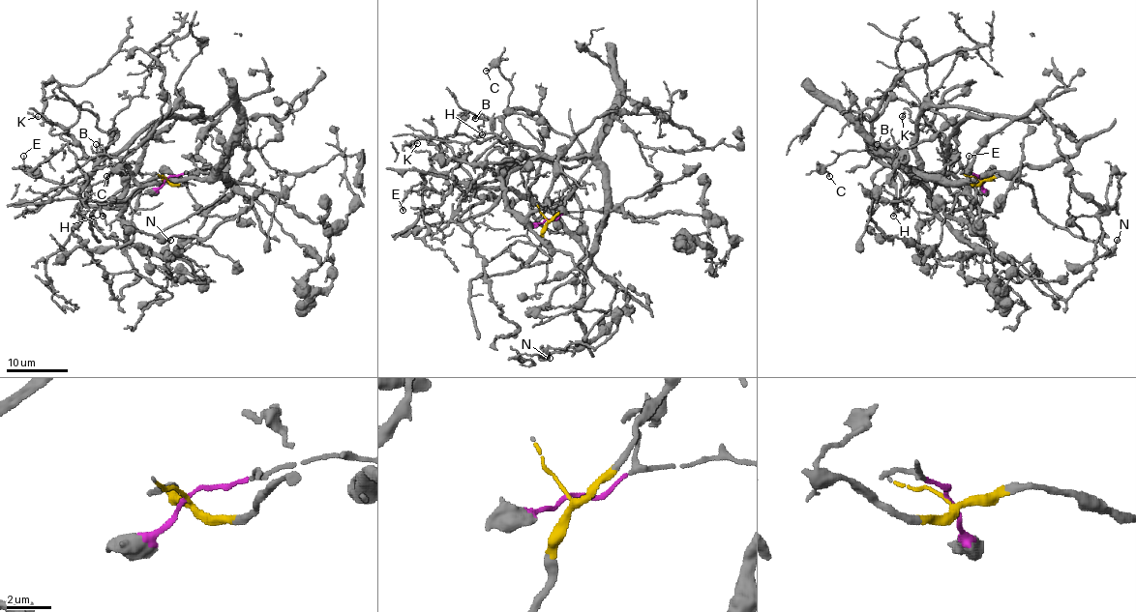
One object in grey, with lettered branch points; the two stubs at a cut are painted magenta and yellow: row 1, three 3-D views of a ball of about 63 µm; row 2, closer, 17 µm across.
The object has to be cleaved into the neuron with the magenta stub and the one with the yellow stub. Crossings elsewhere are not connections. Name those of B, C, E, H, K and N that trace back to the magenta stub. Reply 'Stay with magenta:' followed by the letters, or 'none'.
Stay with magenta: E, K, N

